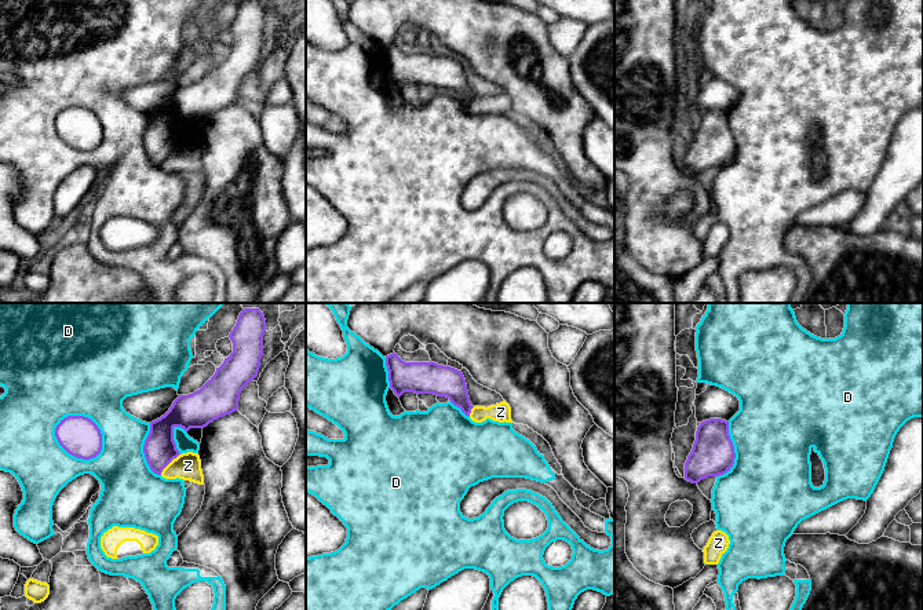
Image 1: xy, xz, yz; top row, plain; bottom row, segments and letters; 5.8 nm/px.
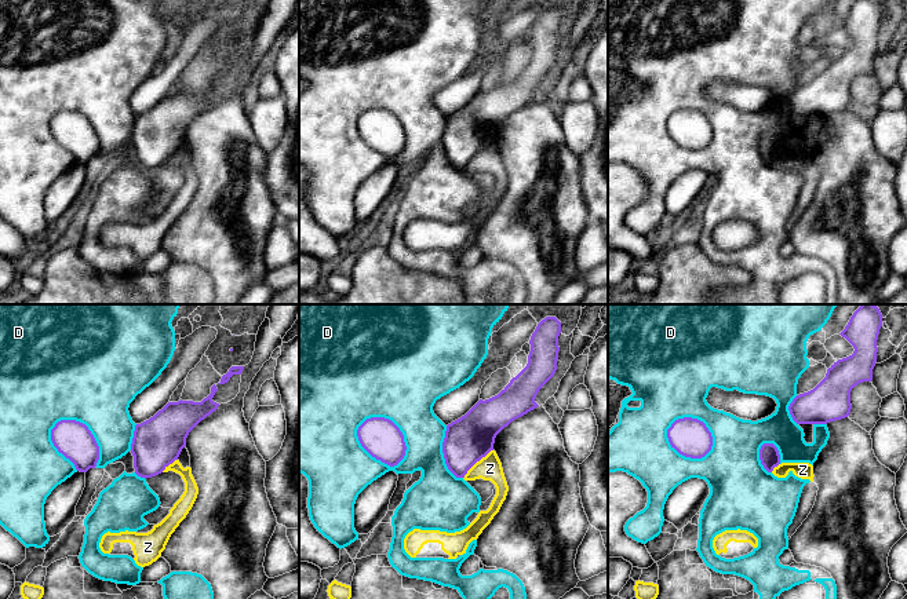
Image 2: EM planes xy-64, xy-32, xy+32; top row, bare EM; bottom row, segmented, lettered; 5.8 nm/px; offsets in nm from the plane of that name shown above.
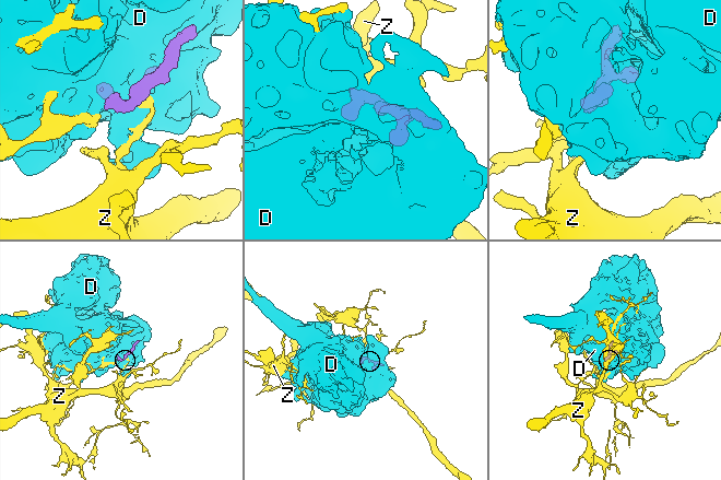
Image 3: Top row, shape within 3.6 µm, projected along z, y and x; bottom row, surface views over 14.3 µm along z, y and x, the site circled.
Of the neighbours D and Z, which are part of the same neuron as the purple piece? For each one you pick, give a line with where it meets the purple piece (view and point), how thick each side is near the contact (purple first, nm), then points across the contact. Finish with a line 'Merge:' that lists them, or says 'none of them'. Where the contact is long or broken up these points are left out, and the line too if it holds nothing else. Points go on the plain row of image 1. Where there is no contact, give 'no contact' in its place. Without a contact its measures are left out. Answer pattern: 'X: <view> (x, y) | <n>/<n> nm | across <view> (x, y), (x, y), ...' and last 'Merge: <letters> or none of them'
Merge: none of them

